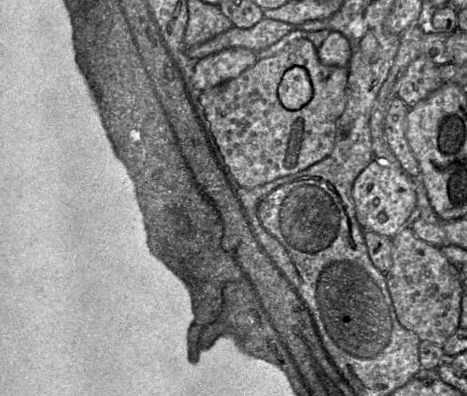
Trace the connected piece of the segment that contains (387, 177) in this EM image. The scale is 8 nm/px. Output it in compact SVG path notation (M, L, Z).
M372 160L355 179L352 196L356 218L366 231L373 231L393 238L406 225L420 217L417 207L416 180L396 162Z

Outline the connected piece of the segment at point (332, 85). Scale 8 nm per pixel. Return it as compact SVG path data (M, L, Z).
M301 38L289 43L277 54L257 60L238 77L201 93L191 93L213 148L237 188L252 189L300 172L331 153L337 122L346 106L348 72L348 65L324 65L313 43Z

